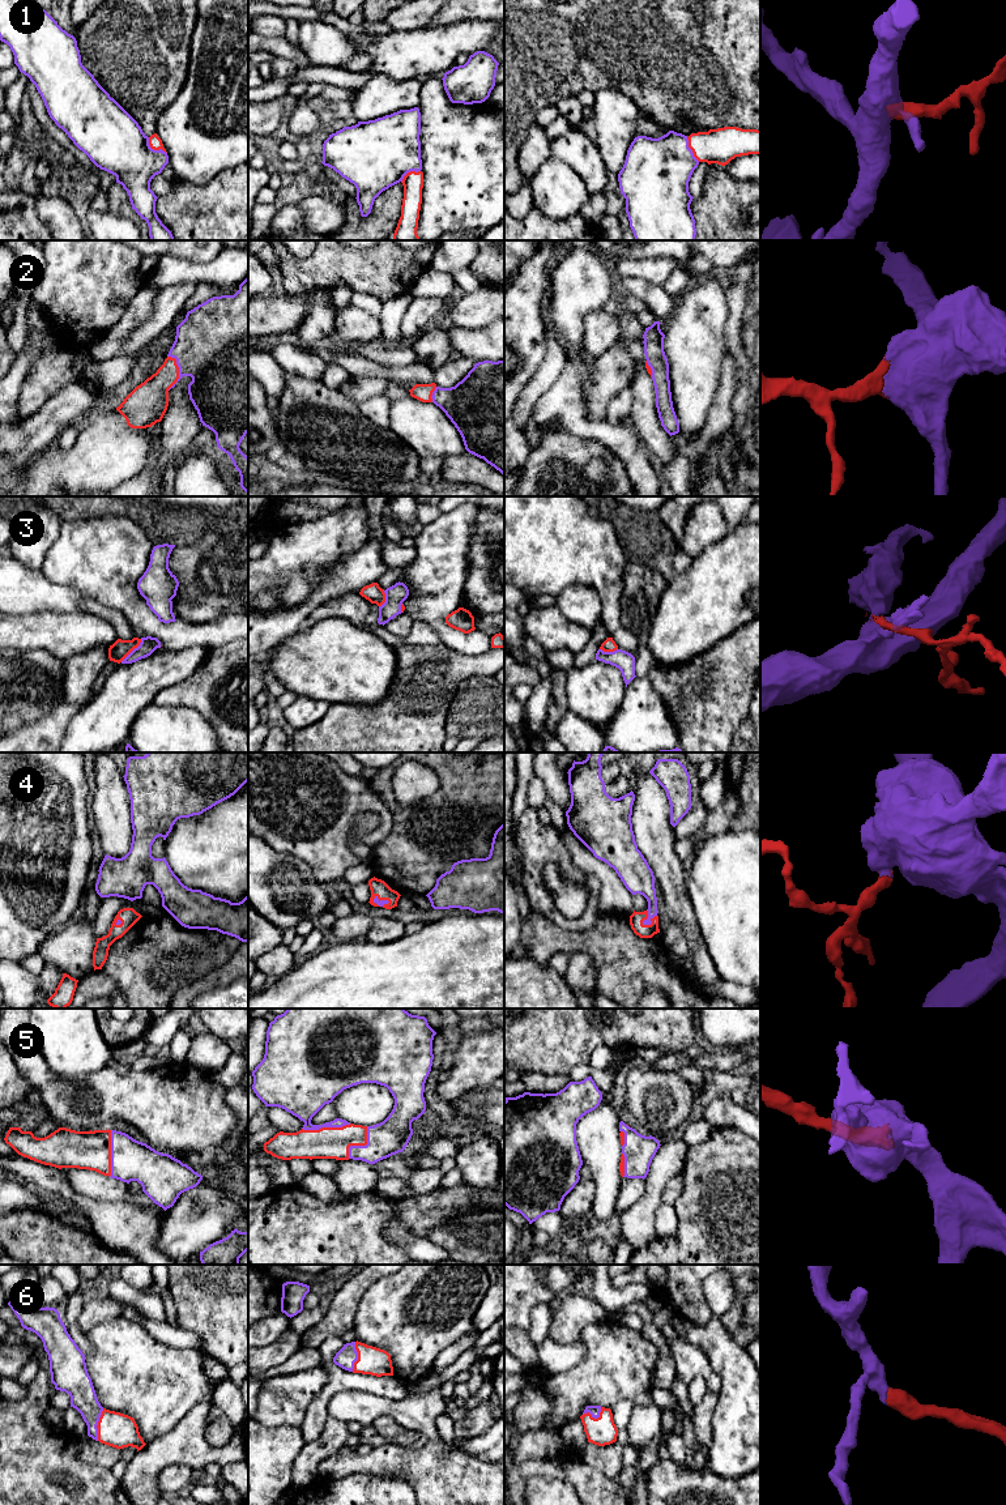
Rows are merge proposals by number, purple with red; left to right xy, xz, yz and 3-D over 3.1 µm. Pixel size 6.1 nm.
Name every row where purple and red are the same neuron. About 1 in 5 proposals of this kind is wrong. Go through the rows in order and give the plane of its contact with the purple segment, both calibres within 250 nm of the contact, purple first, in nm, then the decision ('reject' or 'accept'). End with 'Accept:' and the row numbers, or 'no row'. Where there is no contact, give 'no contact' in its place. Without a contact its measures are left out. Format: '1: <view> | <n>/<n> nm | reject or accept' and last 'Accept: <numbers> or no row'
1: xy | 360/80 nm | accept
2: xy | 440/240 nm | accept
3: xy | 100/110 nm | reject
4: yz | 190/90 nm | accept
5: xz | 300/190 nm | accept
6: xy | 160/220 nm | accept
Accept: 1, 2, 4, 5, 6

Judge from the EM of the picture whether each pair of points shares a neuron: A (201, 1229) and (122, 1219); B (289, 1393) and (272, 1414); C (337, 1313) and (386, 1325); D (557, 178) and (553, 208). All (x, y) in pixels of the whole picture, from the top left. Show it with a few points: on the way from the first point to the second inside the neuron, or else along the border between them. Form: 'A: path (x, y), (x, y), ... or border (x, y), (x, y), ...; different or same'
A: border (161, 1220), (156, 1240), (156, 1246), (160, 1250); different
B: path (285, 1398), (275, 1408); same
C: border (367, 1290), (361, 1299), (352, 1329); different
D: path (557, 186), (557, 200); same

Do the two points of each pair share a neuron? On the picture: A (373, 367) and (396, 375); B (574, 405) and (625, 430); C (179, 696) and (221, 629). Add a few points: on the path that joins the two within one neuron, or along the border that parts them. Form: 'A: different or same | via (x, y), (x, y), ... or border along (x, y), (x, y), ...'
A: same | via (378, 371), (391, 372)
B: same | via (582, 420), (591, 429), (610, 430)
C: different | border along (234, 639), (208, 649)

